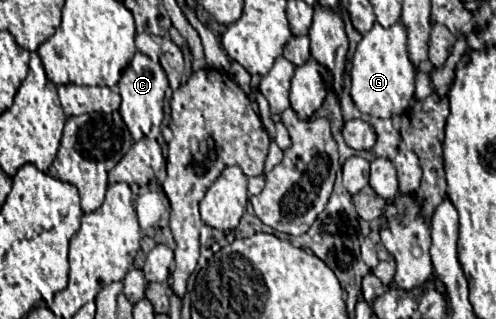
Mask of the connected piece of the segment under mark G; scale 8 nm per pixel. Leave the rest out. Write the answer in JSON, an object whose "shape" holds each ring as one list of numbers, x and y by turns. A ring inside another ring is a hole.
{"shape":[[378,22,368,30,356,46,350,70,350,96,356,108,364,114,390,118,392,114,402,114,414,96,414,66,408,58,406,48,406,28,402,22,392,24,390,28,382,28]]}

